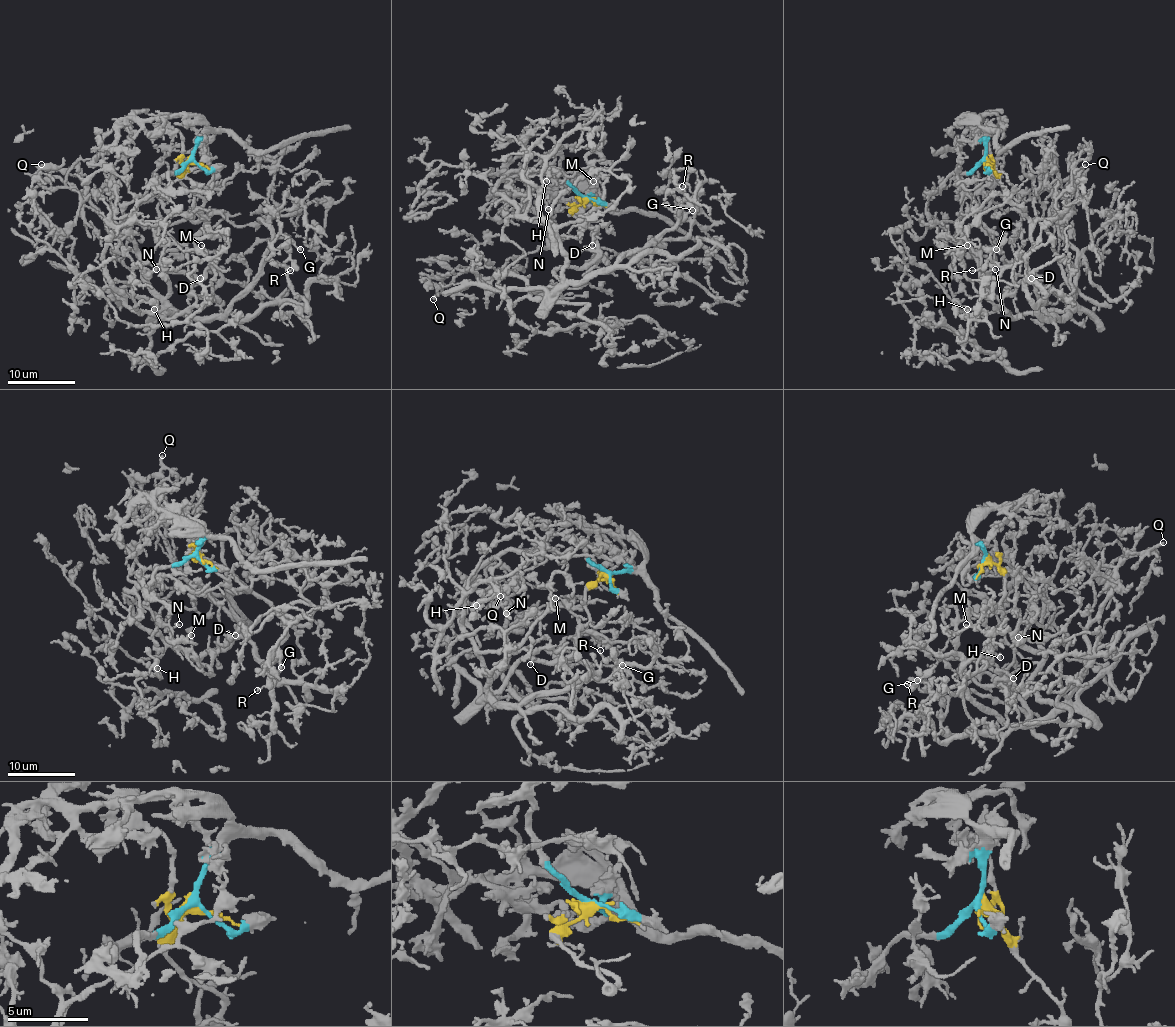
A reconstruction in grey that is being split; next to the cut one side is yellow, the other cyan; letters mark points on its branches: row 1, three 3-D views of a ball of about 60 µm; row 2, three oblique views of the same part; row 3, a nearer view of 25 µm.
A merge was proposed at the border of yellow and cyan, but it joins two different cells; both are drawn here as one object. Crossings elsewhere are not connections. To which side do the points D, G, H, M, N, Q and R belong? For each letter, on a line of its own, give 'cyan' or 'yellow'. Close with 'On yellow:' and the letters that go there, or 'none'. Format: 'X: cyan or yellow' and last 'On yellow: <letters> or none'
D: yellow
G: yellow
H: yellow
M: yellow
N: yellow
Q: yellow
R: yellow
On yellow: D, G, H, M, N, Q, R

